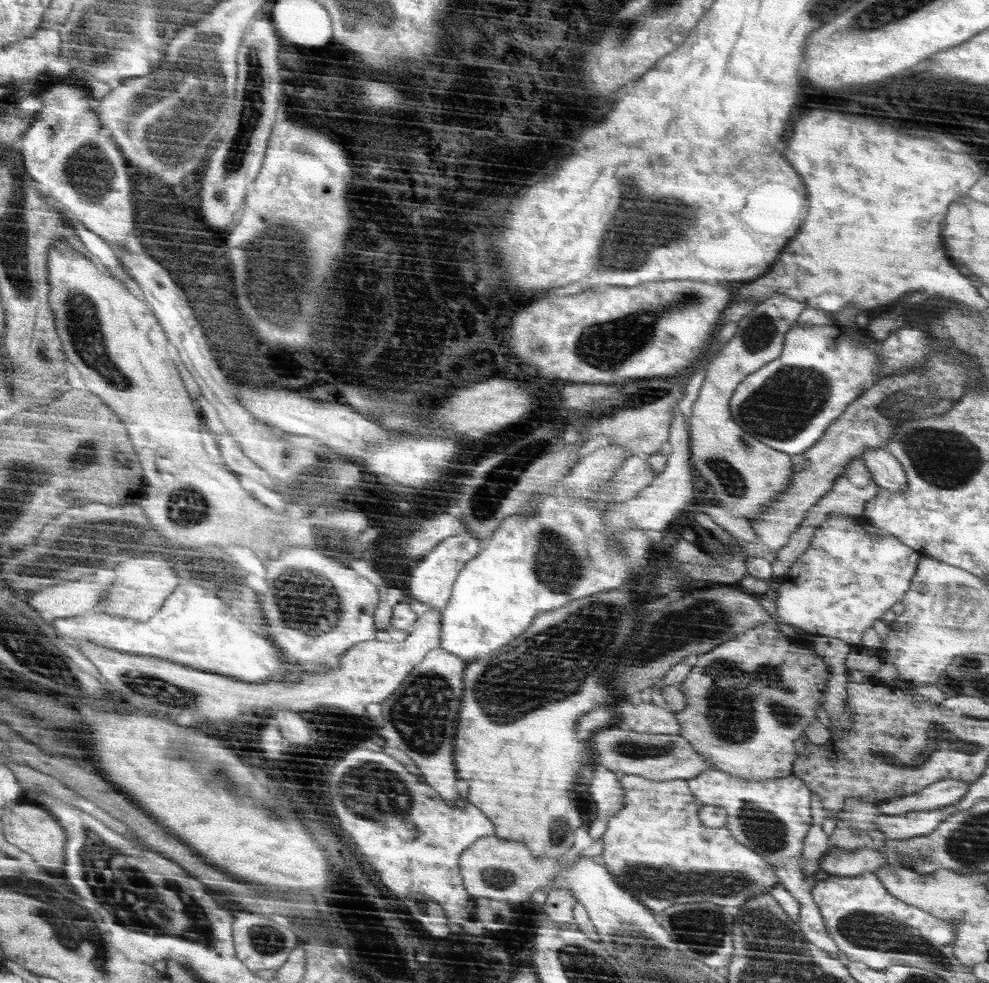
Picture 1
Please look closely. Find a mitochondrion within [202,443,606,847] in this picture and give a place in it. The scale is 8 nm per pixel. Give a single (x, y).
(428, 697)

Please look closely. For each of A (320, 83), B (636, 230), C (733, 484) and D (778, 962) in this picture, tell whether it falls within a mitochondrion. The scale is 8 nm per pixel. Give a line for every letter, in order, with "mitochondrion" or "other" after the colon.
A: other
B: mitochondrion
C: mitochondrion
D: mitochondrion

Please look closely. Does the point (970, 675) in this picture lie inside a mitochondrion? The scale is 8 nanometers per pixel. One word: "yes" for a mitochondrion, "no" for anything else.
yes

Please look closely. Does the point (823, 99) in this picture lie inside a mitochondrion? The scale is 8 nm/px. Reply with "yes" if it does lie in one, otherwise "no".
no

